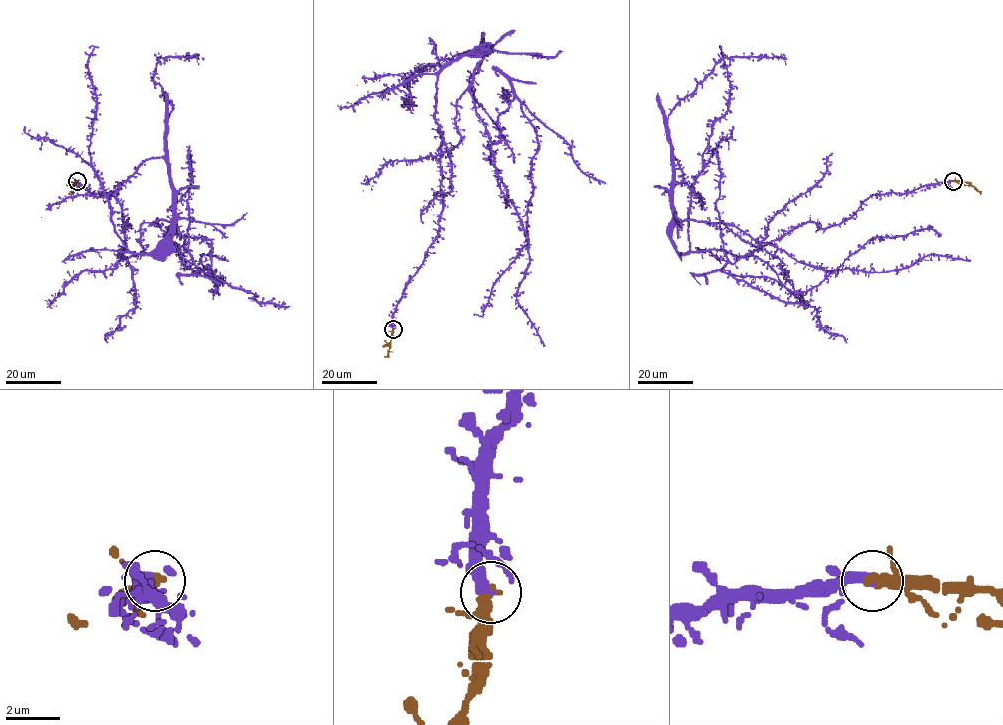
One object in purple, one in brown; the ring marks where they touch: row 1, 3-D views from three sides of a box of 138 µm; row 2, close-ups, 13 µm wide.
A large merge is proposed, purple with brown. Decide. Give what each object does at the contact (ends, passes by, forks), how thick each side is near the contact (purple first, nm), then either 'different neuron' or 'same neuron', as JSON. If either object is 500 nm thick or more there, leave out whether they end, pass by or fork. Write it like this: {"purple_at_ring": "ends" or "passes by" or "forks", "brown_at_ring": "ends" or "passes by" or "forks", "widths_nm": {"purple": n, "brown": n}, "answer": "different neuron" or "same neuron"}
{"purple_at_ring": "ends", "brown_at_ring": "passes by", "widths_nm": {"purple": 400, "brown": 320}, "answer": "same neuron"}

